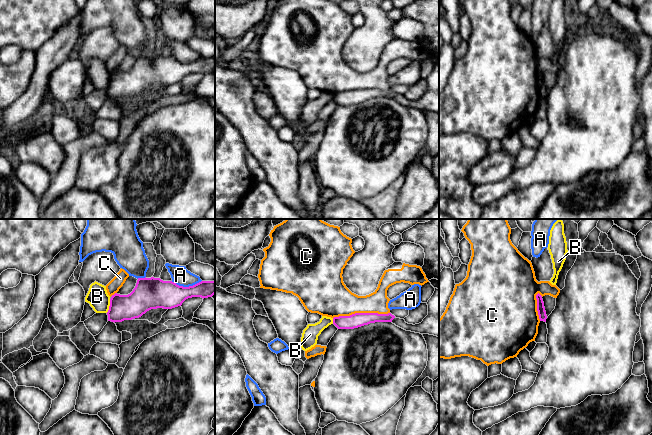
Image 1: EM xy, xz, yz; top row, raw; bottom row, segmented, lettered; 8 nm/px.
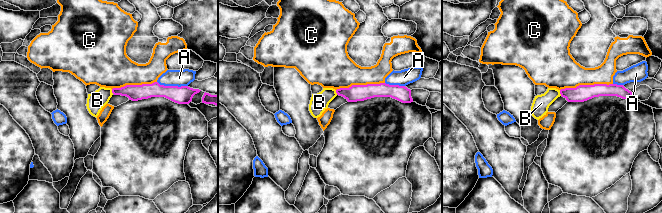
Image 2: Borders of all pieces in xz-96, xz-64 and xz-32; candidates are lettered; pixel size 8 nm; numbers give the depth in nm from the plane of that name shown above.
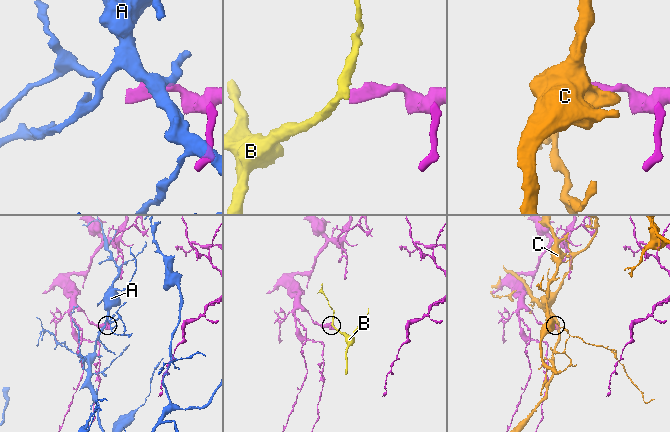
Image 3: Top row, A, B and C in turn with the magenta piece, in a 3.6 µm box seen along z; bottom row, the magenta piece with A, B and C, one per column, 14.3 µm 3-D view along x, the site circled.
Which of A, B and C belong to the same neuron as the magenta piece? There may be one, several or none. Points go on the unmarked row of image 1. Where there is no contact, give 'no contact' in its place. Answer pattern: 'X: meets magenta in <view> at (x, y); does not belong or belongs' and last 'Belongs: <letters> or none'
A: meets magenta in xy at (186, 63); does not belong
B: meets magenta in xy at (109, 82); does not belong
C: meets magenta in xz at (361, 89); does not belong
Belongs: none

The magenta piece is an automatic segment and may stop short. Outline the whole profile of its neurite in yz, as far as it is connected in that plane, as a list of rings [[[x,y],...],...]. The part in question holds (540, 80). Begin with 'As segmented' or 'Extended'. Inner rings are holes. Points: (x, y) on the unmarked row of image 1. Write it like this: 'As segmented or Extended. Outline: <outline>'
As segmented. Outline: [[[538,69],[536,71],[536,75],[537,75],[537,87],[538,87],[539,95],[540,95],[540,97],[546,98],[547,91],[546,91],[542,72]]]

